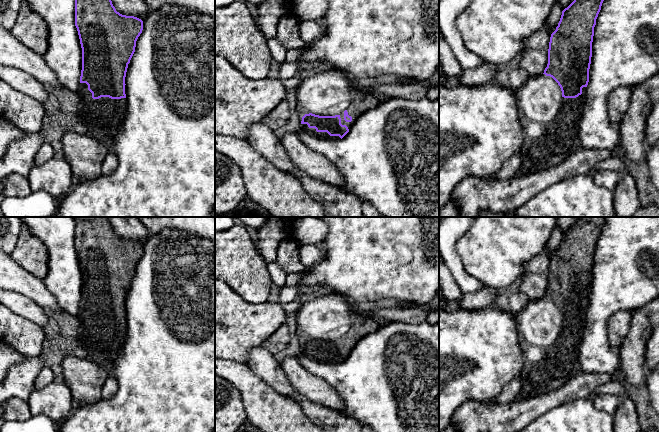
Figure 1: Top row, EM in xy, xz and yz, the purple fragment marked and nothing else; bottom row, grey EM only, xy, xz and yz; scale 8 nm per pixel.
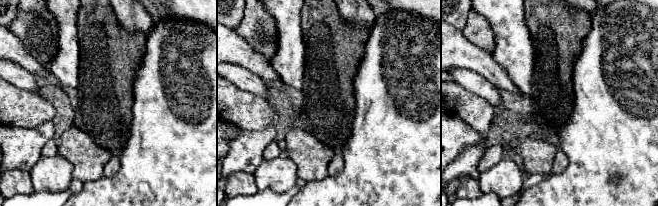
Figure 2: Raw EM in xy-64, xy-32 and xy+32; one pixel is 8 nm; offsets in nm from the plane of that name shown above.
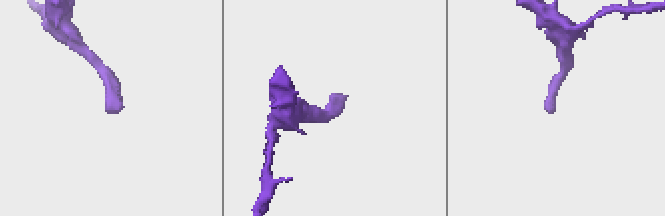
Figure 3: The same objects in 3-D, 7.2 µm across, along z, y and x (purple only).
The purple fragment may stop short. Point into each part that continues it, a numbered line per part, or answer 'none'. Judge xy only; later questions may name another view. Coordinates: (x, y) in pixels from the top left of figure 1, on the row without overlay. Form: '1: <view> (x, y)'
1: xy (100, 343)

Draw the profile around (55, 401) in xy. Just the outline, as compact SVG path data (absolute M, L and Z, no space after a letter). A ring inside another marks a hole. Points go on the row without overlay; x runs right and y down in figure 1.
M59 378L45 387L33 390L27 401L32 416L45 415L52 420L59 420L73 412L69 385Z

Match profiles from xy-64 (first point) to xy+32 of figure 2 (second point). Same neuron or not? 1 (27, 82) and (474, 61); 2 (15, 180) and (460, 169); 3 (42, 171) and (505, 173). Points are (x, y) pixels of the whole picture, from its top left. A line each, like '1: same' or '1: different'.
1: different
2: different
3: same

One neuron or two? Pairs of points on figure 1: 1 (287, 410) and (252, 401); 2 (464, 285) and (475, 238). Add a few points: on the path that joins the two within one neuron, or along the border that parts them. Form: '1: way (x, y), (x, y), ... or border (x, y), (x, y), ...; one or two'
1: way (278, 410), (267, 410), (261, 404); one
2: border (456, 251), (463, 268), (486, 285); two

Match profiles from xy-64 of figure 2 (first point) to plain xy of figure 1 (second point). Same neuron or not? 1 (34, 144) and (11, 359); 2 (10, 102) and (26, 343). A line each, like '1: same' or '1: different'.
1: different
2: same

